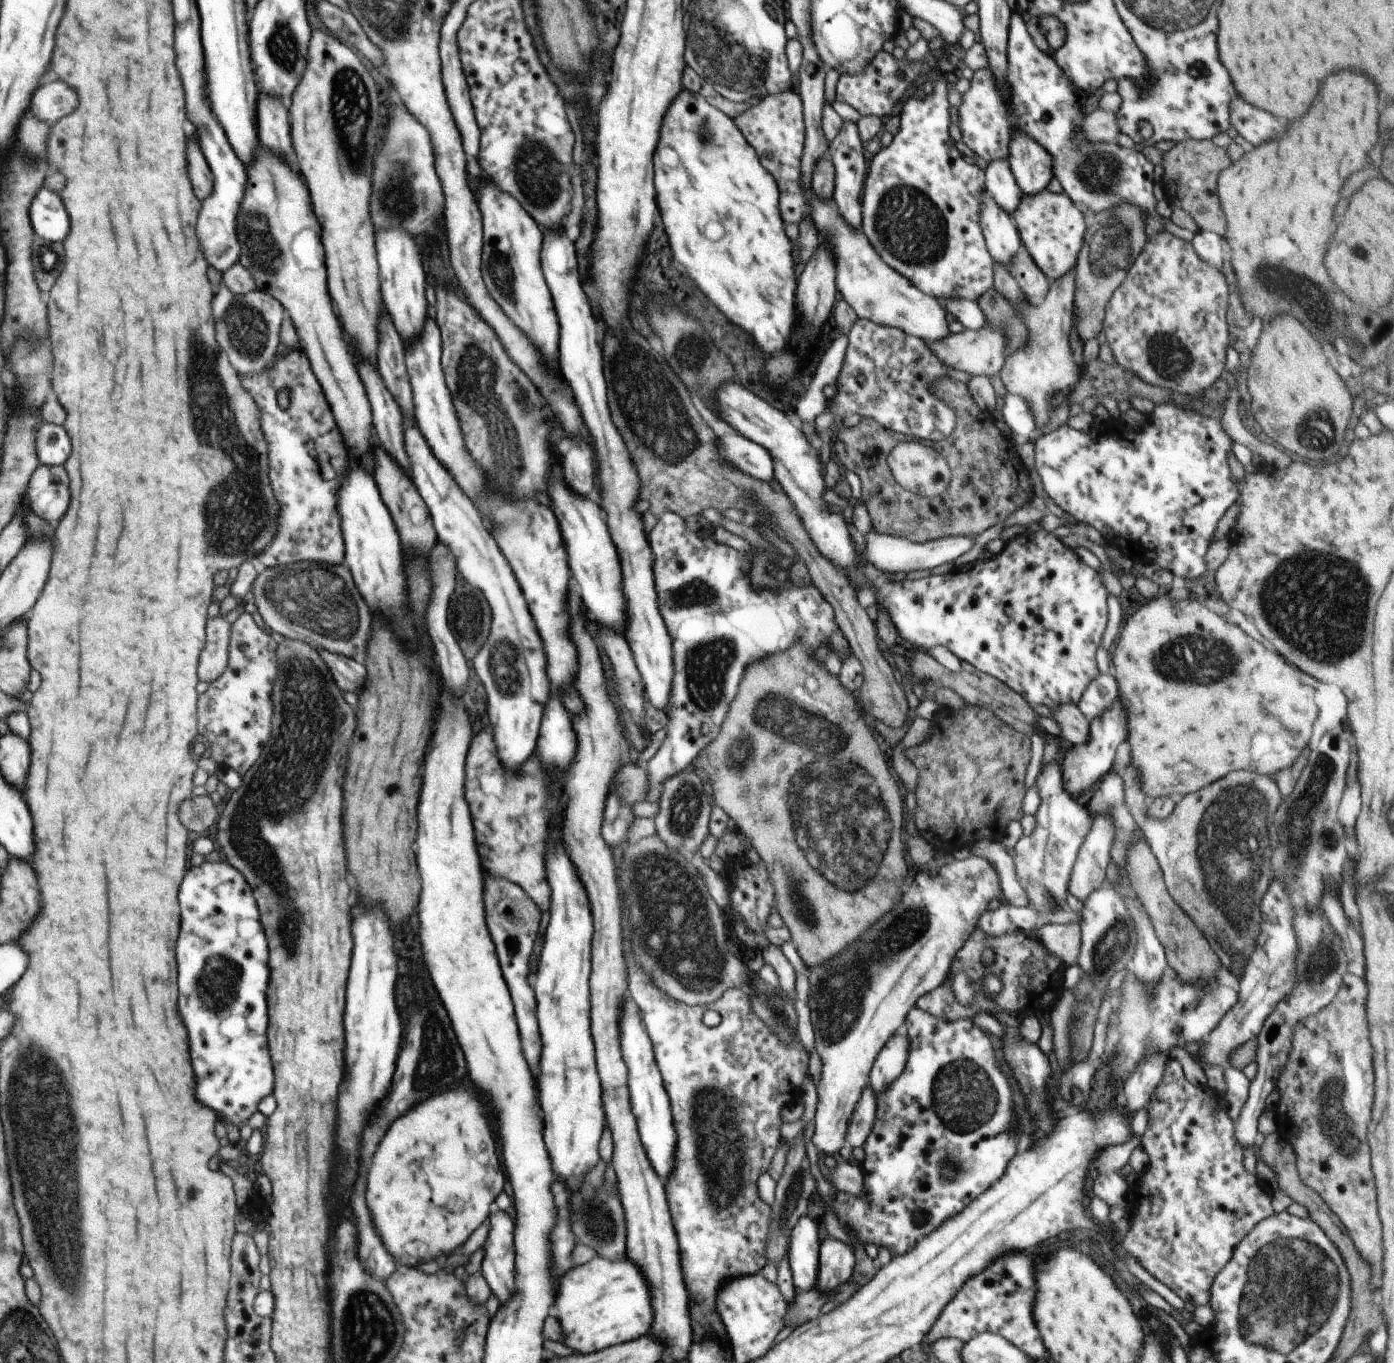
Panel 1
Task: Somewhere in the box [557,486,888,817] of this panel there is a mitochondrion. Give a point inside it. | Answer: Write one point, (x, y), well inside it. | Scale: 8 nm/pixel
(709, 664)

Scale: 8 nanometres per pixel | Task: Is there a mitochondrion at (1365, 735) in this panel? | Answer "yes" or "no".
no

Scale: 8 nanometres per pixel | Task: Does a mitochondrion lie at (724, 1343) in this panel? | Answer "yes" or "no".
no

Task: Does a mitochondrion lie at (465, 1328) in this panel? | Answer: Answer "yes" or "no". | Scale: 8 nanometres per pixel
no

